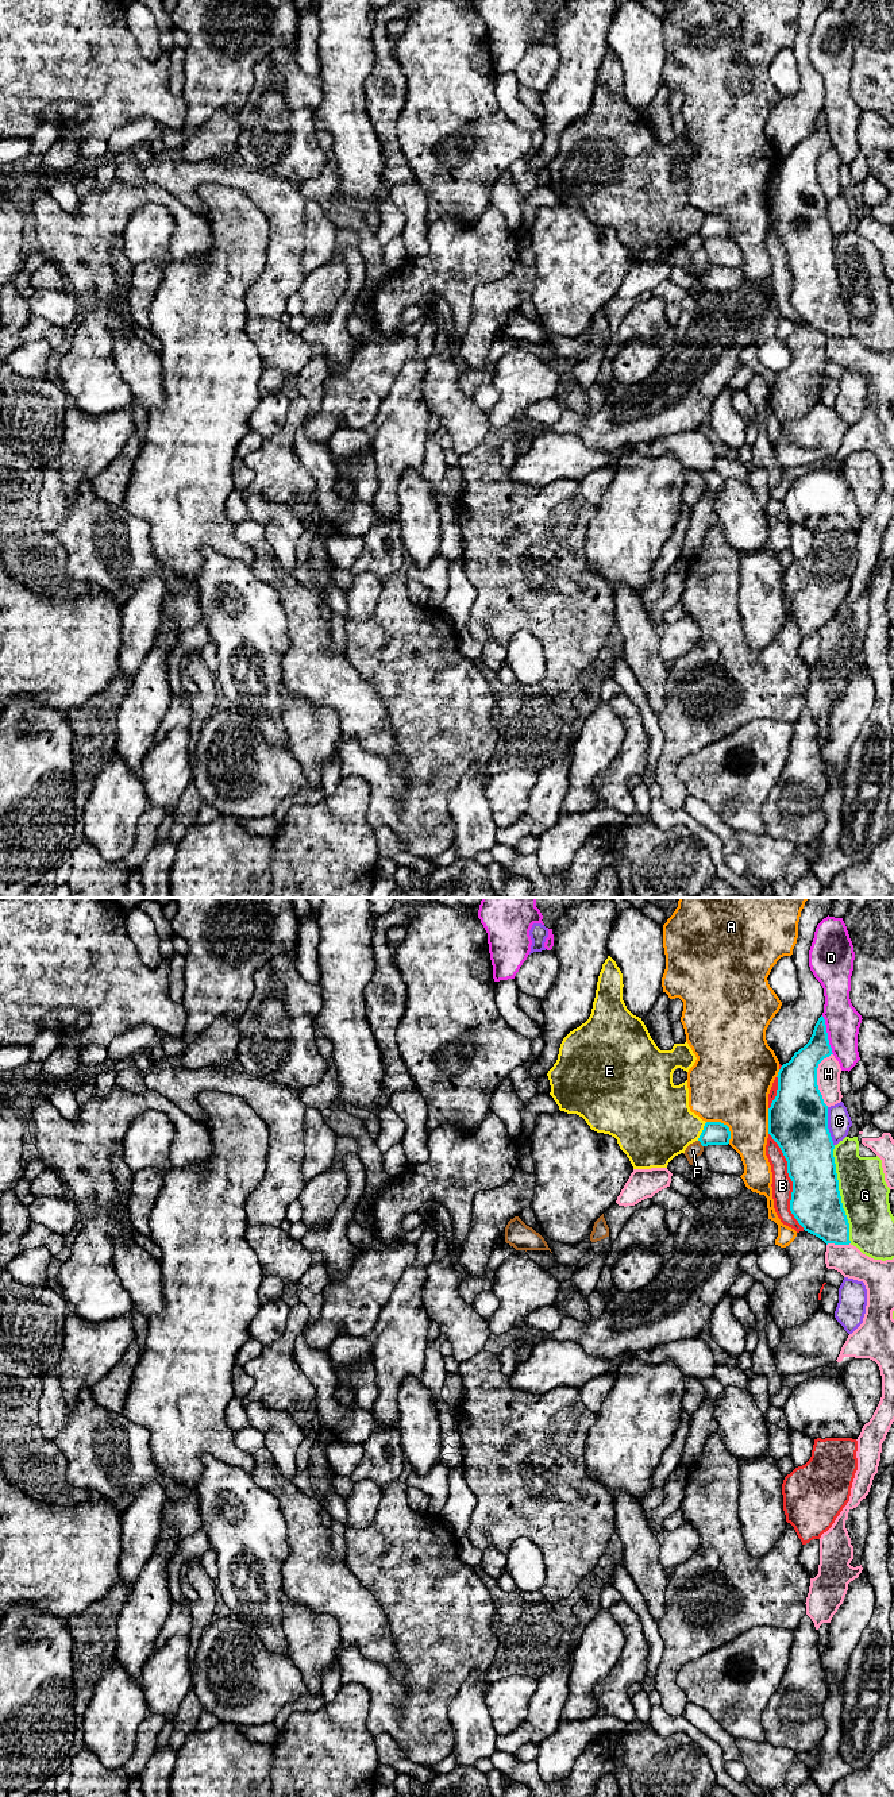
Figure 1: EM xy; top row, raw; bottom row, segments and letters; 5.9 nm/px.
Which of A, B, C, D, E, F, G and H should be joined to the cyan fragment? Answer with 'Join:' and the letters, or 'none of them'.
Join: none of them

